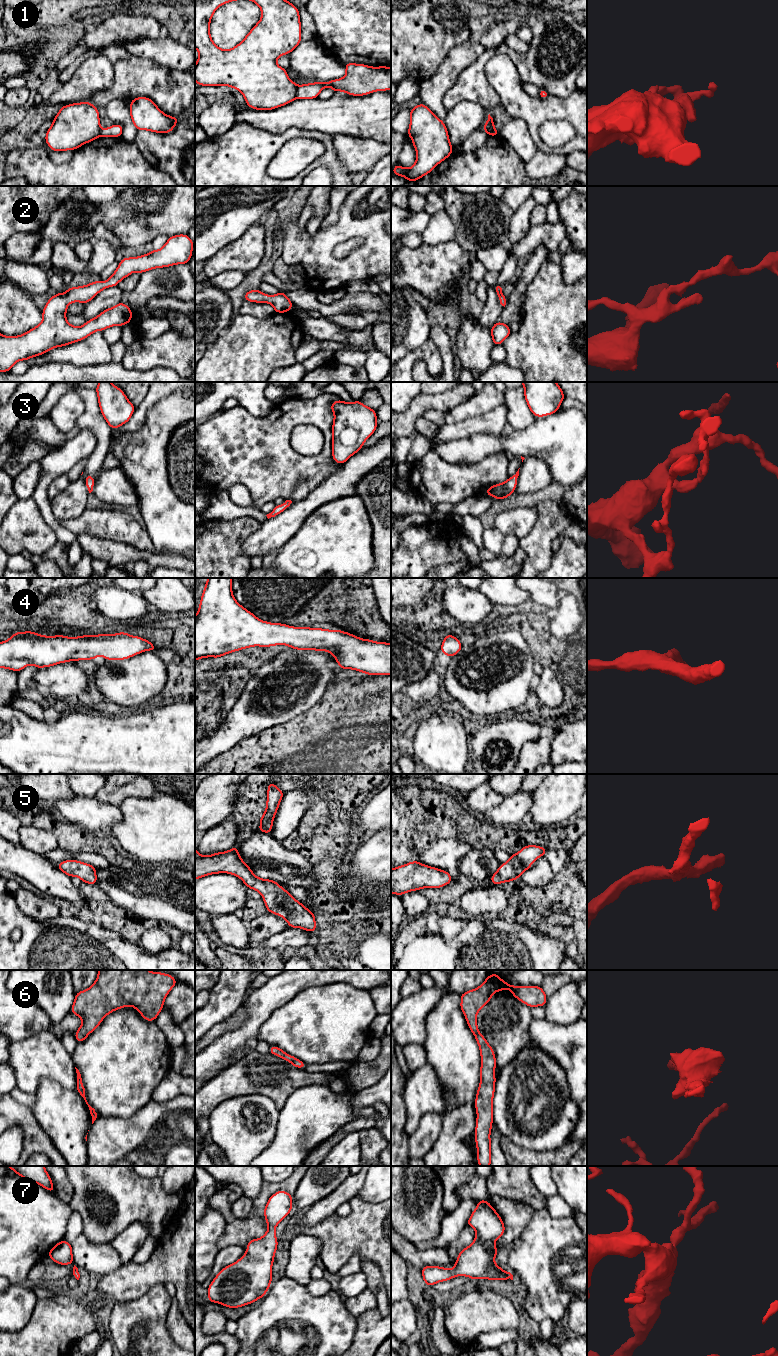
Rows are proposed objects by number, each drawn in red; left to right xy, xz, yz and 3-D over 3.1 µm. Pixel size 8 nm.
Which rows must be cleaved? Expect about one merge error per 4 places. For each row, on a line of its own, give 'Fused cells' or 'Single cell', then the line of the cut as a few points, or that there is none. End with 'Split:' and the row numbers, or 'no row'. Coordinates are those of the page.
1: Fused cells. Split along xz (298, 86), (296, 97)
2: Single cell. No split
3: Single cell. No split
4: Single cell. No split
5: Single cell. No split
6: Single cell. No split
7: Single cell. No split
Split: 1

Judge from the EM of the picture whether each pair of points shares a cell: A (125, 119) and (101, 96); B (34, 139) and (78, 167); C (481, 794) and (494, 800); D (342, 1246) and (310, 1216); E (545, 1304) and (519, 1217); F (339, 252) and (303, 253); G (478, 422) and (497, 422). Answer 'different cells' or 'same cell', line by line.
A: different cells
B: different cells
C: same cell
D: different cells
E: different cells
F: different cells
G: same cell

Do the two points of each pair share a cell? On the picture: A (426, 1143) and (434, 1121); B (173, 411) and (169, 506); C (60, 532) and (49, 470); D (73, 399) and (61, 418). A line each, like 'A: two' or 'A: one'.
A: one
B: one
C: one
D: one

